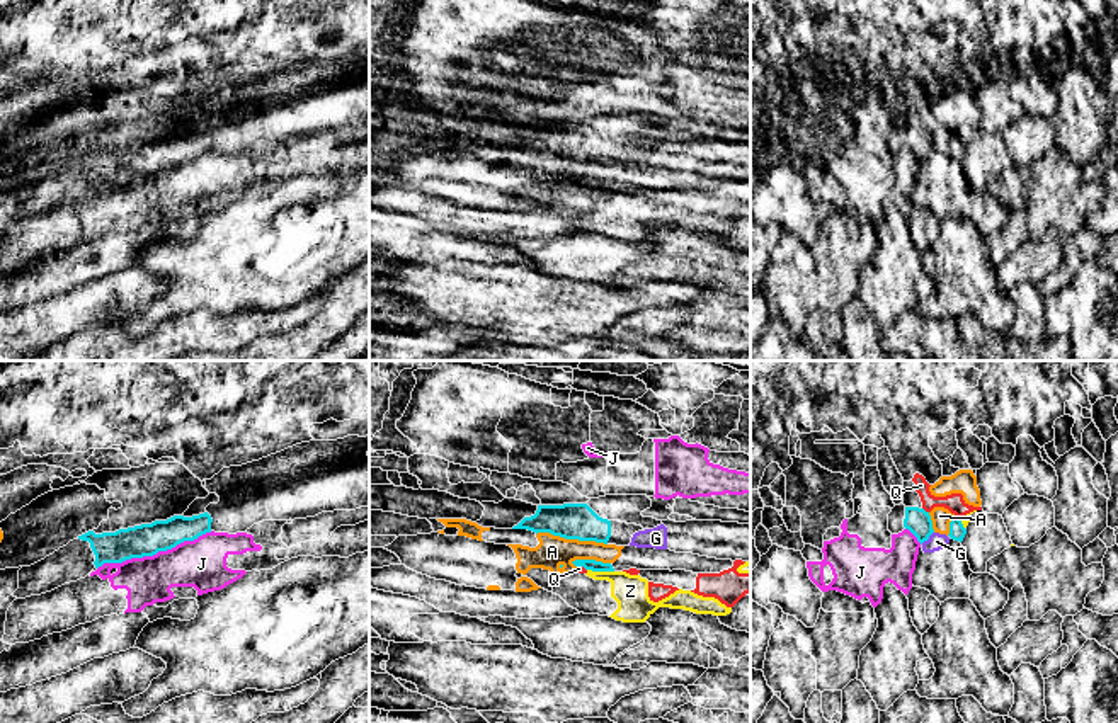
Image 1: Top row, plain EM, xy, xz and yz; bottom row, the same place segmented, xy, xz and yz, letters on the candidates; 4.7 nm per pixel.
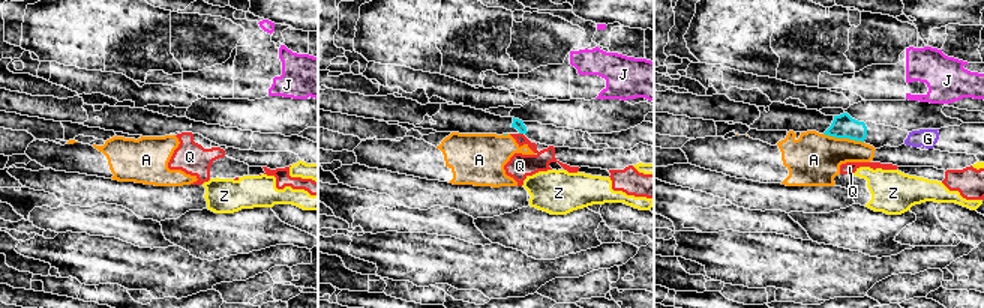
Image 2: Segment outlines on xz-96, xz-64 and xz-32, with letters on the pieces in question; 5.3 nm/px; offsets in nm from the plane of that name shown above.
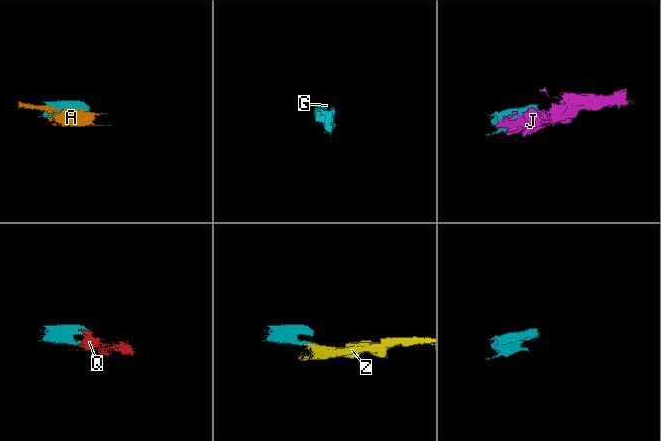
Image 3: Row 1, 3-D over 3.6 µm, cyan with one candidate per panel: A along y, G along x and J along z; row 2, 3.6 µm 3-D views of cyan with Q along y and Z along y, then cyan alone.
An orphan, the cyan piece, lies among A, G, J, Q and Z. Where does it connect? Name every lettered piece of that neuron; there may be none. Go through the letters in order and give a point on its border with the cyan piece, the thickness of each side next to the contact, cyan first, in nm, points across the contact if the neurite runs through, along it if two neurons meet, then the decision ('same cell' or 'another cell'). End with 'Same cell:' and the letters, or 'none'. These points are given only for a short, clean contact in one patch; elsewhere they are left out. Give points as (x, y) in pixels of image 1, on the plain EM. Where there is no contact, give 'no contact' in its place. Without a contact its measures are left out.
A: xz (572, 157) | 180/150 nm | another cell
G: yz (928, 157) | 120/90 nm | along yz (933, 150), (921, 162) | another cell
J: xy (154, 172) | 160/240 nm | another cell
Q: yz (924, 130) | 120/90 nm | along yz (923, 126), (928, 131) | another cell
Z: xz (601, 189) | 50/160 nm | along xz (587, 187), (613, 191) | another cell
Same cell: none

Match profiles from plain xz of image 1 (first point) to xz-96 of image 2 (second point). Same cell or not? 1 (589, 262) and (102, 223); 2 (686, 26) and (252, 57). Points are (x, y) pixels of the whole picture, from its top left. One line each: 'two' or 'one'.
1: two
2: two

